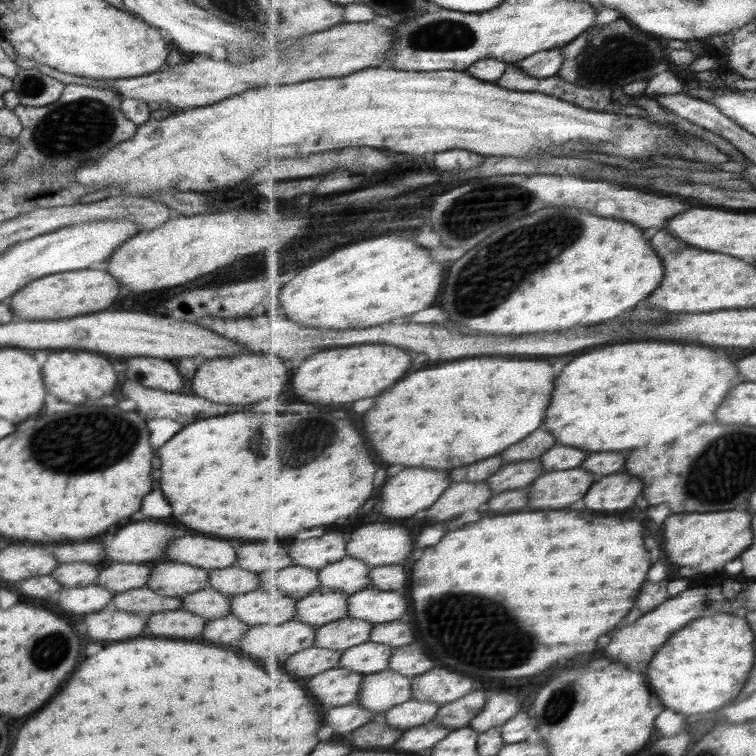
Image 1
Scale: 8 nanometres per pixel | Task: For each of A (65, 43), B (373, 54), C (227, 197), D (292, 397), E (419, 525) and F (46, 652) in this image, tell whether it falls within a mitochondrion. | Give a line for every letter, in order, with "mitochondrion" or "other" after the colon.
A: other
B: other
C: other
D: other
E: other
F: mitochondrion

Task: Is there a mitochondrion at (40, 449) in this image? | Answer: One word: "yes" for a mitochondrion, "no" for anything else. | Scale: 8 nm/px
no

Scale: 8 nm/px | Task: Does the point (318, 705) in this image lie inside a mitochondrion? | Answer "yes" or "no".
no

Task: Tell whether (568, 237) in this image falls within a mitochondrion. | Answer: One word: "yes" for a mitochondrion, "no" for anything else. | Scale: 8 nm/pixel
yes

